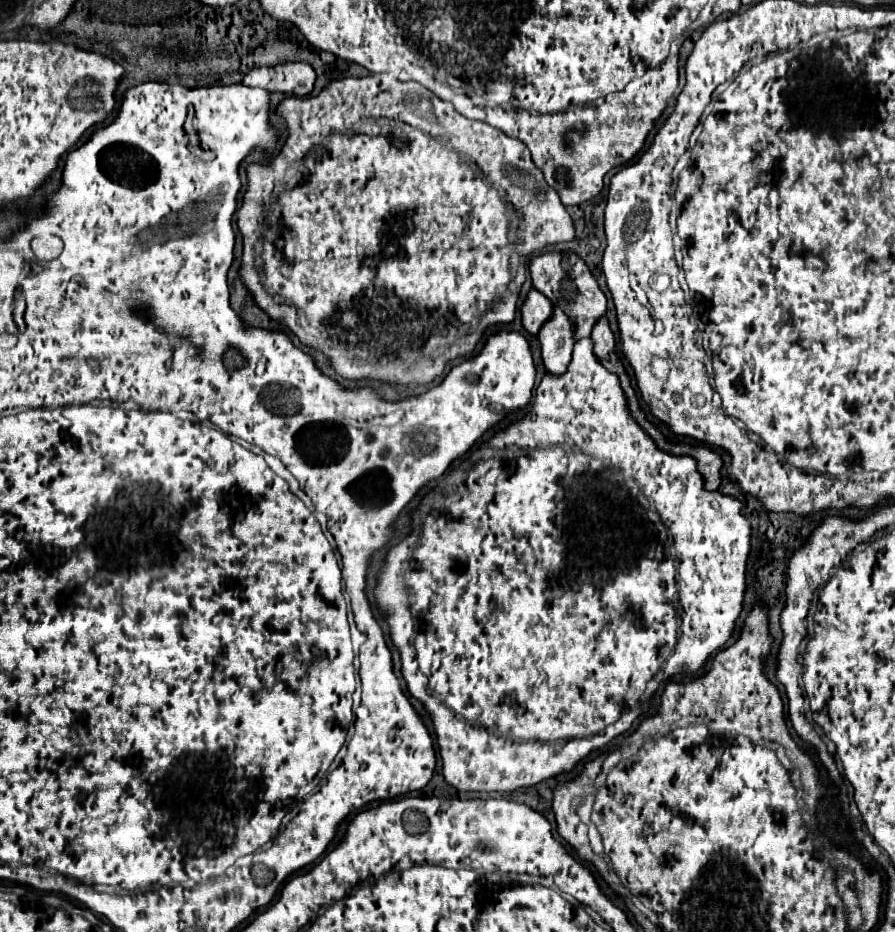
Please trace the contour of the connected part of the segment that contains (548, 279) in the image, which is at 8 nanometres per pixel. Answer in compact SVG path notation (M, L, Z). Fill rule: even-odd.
M542 253L530 259L530 275L534 287L574 321L574 339L590 337L596 321L606 315L606 297L586 263L574 253Z

